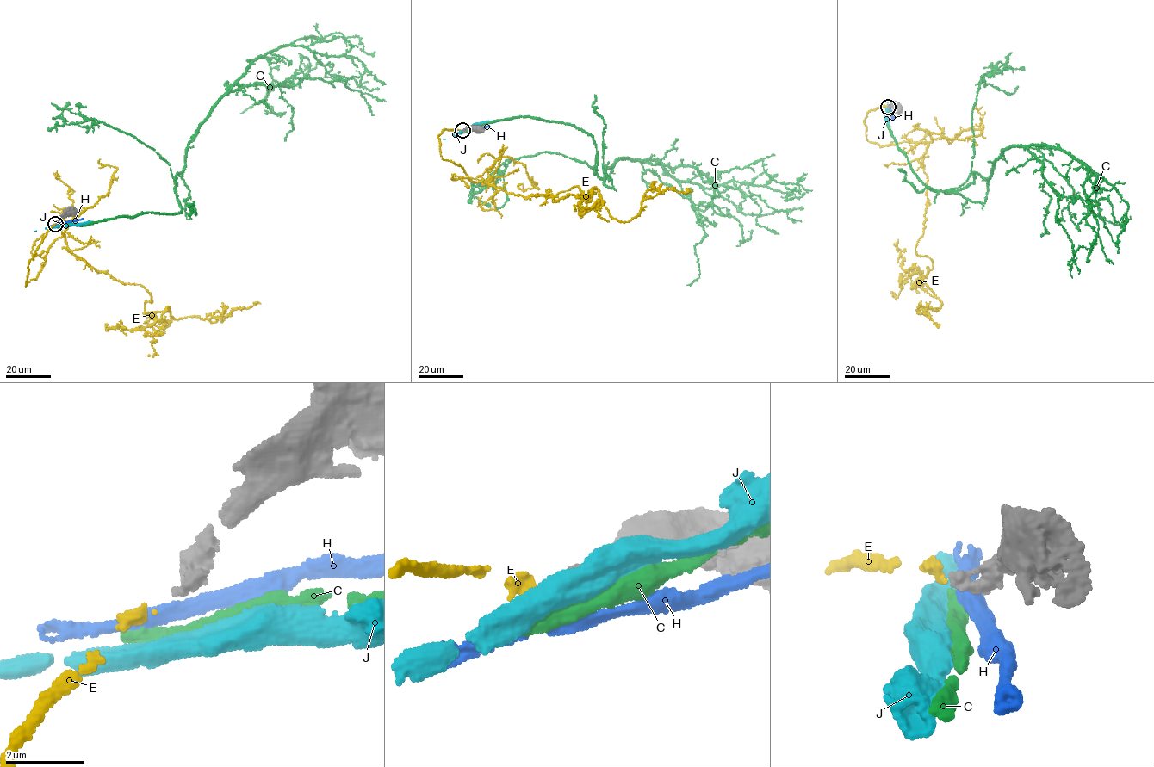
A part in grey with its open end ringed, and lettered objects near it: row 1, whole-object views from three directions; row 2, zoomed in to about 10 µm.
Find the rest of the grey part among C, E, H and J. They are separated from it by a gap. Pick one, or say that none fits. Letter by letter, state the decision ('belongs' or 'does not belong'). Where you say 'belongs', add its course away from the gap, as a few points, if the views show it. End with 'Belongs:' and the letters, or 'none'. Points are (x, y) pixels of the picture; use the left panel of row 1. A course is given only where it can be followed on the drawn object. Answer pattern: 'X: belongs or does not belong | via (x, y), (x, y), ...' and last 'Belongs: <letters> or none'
C: does not belong
E: belongs | via (54, 225), (26, 286), (64, 234), (96, 271), (144, 287), (145, 312), (214, 322), (260, 303)
H: does not belong
J: does not belong
Belongs: E

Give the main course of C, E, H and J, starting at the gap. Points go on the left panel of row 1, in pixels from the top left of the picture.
C: (56, 225), (180, 213), (174, 188), (188, 145), (247, 65), (282, 46), (356, 58), (359, 83), (379, 88)
E: (54, 225), (26, 286), (64, 234), (96, 271), (144, 287), (145, 312), (214, 322), (260, 303)
H: (55, 225), (83, 219)
J: (56, 225), (92, 221)

